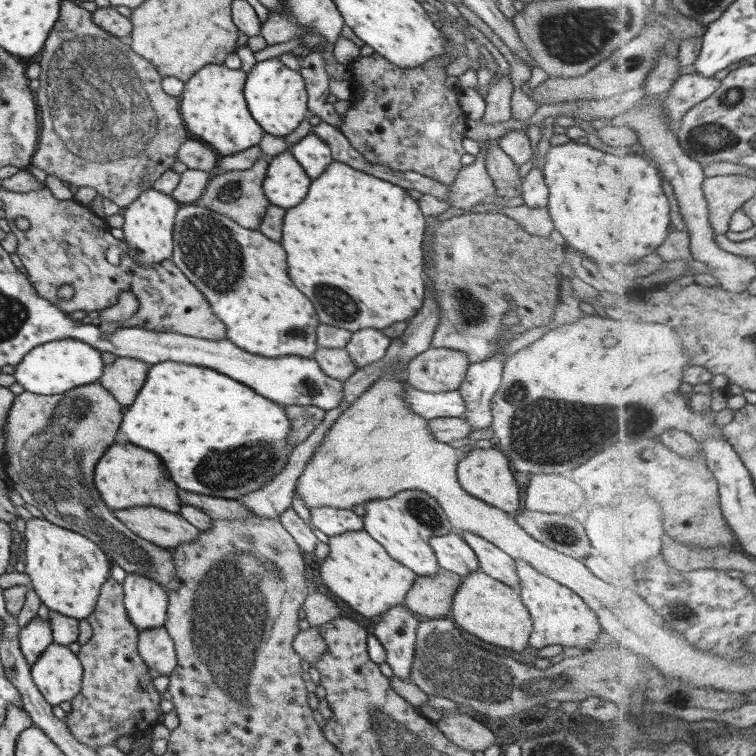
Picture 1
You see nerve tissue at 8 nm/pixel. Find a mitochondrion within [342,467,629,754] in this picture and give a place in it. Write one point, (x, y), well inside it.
(458, 666)

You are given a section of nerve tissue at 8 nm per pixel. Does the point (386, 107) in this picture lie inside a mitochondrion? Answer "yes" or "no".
no

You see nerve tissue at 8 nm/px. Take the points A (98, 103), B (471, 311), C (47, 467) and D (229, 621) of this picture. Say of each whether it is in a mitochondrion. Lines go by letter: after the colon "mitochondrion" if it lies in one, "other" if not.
A: mitochondrion
B: mitochondrion
C: mitochondrion
D: mitochondrion

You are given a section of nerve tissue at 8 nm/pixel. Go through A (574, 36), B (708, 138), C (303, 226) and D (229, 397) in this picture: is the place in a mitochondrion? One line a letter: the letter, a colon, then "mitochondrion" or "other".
A: mitochondrion
B: mitochondrion
C: other
D: other

